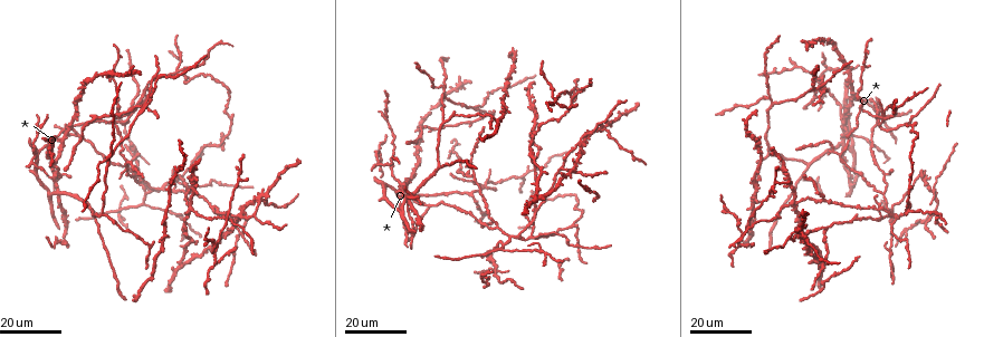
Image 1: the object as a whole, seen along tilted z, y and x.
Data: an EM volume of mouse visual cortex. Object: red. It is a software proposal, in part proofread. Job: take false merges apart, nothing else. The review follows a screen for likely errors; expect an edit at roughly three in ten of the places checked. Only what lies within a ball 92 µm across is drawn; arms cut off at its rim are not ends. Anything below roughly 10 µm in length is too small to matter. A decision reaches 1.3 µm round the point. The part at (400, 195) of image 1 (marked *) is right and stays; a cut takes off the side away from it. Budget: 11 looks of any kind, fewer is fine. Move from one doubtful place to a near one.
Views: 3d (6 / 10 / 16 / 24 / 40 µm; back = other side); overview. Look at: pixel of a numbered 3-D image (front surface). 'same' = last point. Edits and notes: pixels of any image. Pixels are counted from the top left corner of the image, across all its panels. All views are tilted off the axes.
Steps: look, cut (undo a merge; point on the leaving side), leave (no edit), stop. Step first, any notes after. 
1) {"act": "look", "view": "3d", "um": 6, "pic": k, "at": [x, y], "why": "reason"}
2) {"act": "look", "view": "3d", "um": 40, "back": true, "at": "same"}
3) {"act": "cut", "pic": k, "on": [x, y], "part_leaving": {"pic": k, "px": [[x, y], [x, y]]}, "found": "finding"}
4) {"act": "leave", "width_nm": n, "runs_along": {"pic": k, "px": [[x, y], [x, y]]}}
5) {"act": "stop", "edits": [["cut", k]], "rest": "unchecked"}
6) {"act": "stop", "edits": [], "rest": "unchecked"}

{"act": "look", "view": "3d", "um": 16, "pic": 1, "at": [401, 185], "why": "four arms meet"}

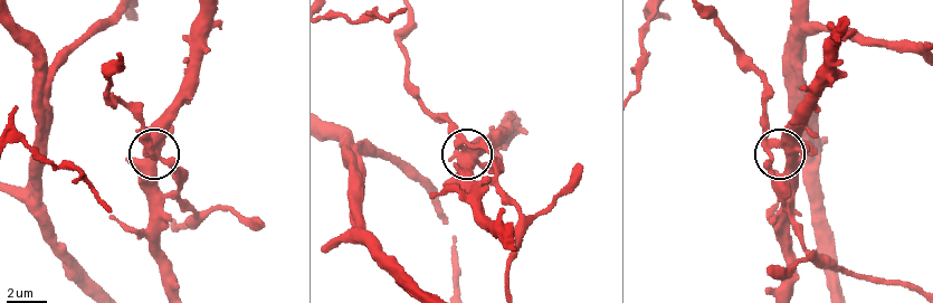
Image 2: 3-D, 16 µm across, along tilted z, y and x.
{"act": "look", "view": "3d", "um": 6, "pic": 2, "at": [776, 141], "why": "closer look"}

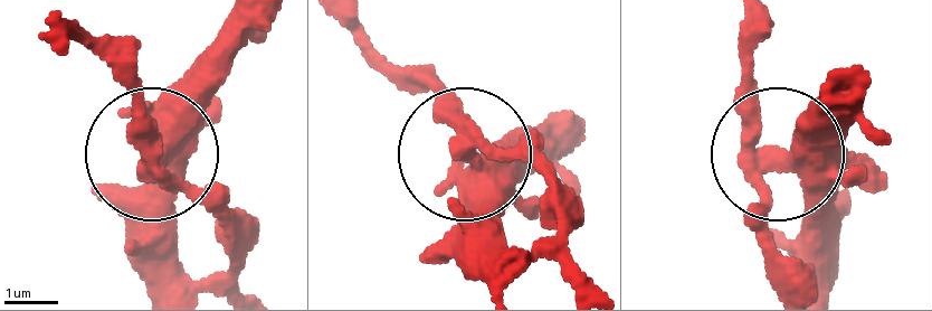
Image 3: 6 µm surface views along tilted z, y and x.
{"act": "leave", "arms": 4, "runs_along": {"pic": 3, "px": [[505, 265], [436, 66]]}, "found": "one cell here"}

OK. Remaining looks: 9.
{"act": "look", "view": "3d", "um": 16, "pic": 1, "at": [404, 209], "why": "three-way junction"}

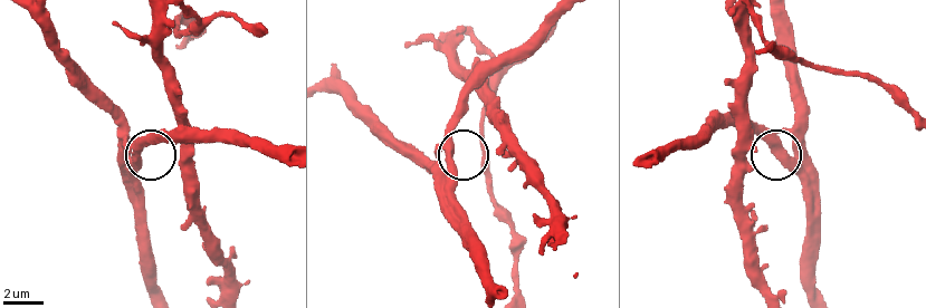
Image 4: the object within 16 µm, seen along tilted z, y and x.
{"act": "look", "view": "3d", "um": 10, "pic": 4, "at": [136, 158]}

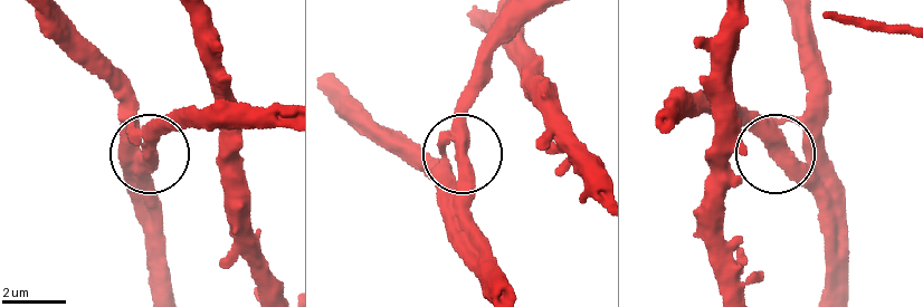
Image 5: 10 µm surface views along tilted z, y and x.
{"act": "leave", "arms": 3, "runs_along": {"pic": 5, "px": [[326, 83], [406, 147], [438, 163], [457, 149], [467, 246]]}, "found": "all the same cell"}

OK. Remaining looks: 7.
{"act": "look", "view": "3d", "um": 16, "pic": 1, "at": [483, 188], "why": "a fork"}

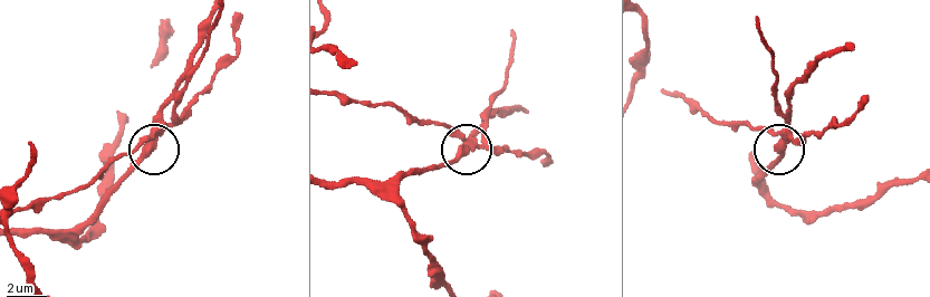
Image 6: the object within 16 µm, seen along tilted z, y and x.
{"act": "look", "view": "3d", "um": 6, "pic": 6, "at": [466, 139]}

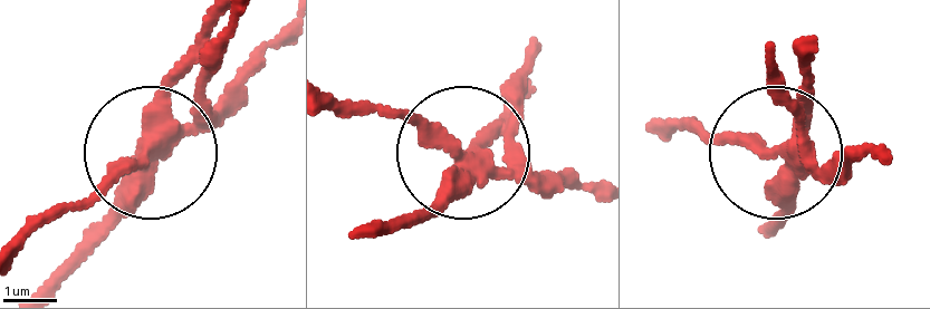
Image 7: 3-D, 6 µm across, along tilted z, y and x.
{"act": "cut", "pic": 7, "on": [233, 107], "arms": 3, "part_leaving": {"pic": 7, "px": [[156, 143], [75, 209], [12, 238]]}, "found": "a second cell is stuck on"}

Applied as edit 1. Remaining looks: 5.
{"act": "look", "view": "3d", "um": 24, "pic": 1, "at": [788, 235], "why": "three arms meet"}

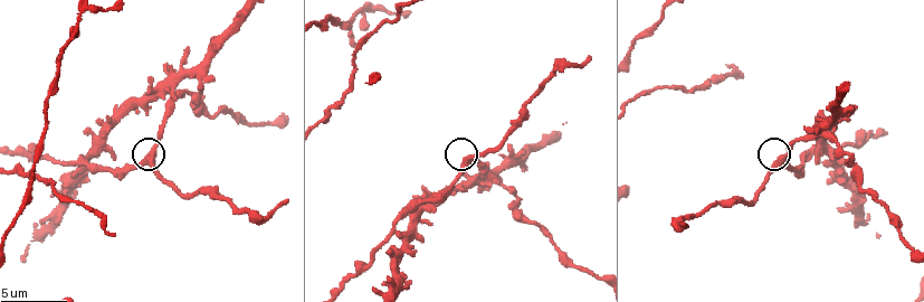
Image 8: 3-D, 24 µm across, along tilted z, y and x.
{"act": "look", "view": "3d", "um": 10, "pic": 8, "at": [782, 159]}

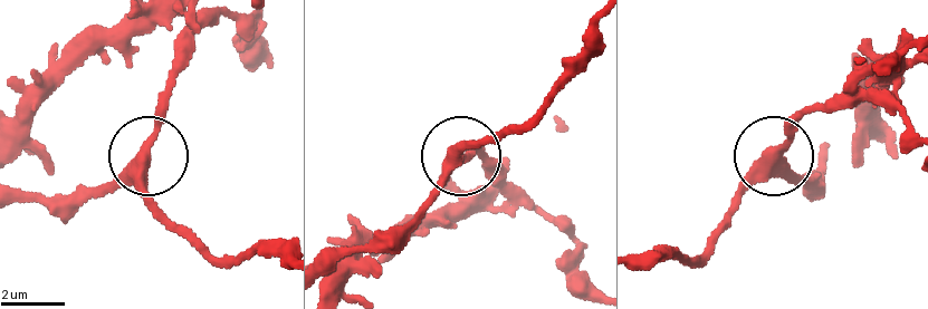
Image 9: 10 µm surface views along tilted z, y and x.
{"act": "leave", "runs_along": {"pic": 9, "px": [[825, 160], [820, 181], [781, 161], [765, 163], [708, 240]]}, "found": "all the same cell"}

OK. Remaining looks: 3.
{"act": "look", "view": "3d", "um": 6, "pic": 8, "at": [488, 173], "why": "three-way junction"}

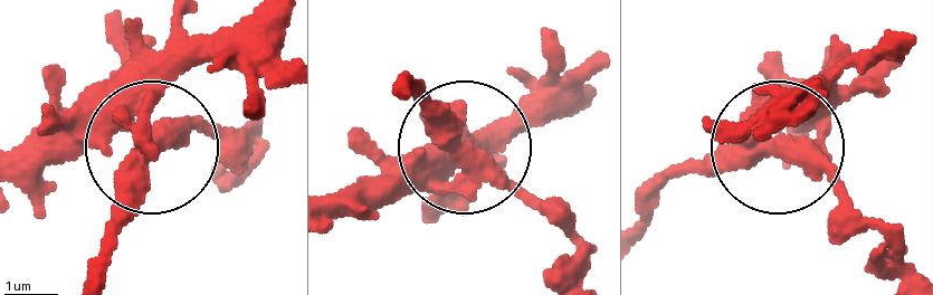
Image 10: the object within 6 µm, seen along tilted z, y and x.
{"act": "leave", "width_nm": 390, "found": "one cell here"}

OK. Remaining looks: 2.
{"act": "stop", "edits": [["cut", 7]], "rest": "unchecked"}

